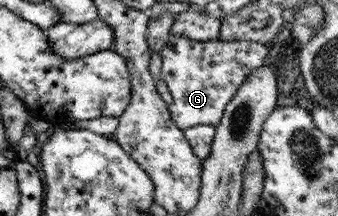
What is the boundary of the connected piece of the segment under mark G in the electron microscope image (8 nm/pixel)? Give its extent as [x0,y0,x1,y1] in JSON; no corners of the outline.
[159,35,267,130]

